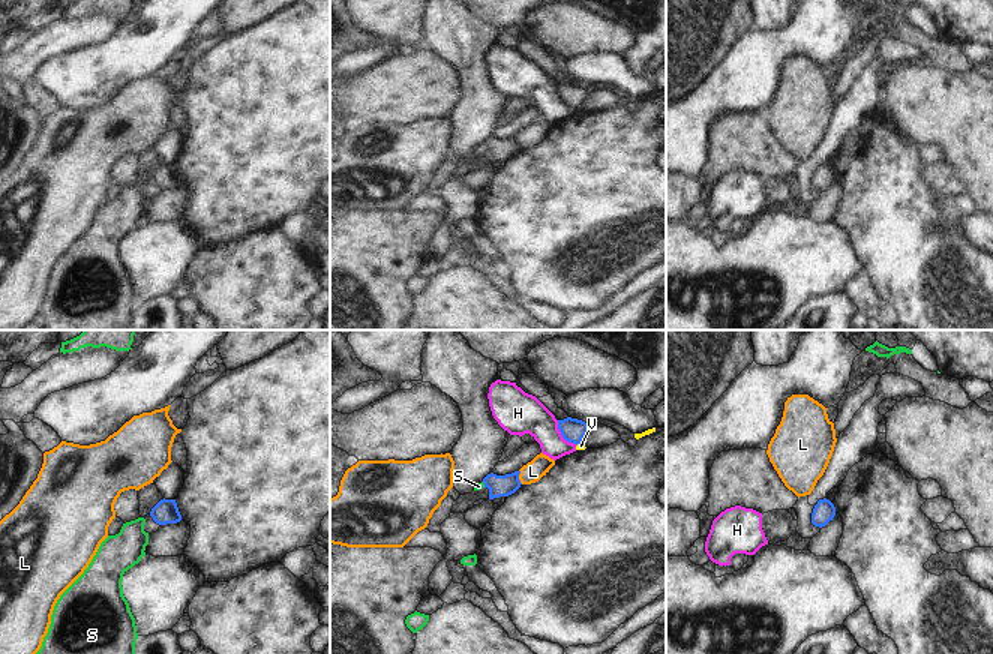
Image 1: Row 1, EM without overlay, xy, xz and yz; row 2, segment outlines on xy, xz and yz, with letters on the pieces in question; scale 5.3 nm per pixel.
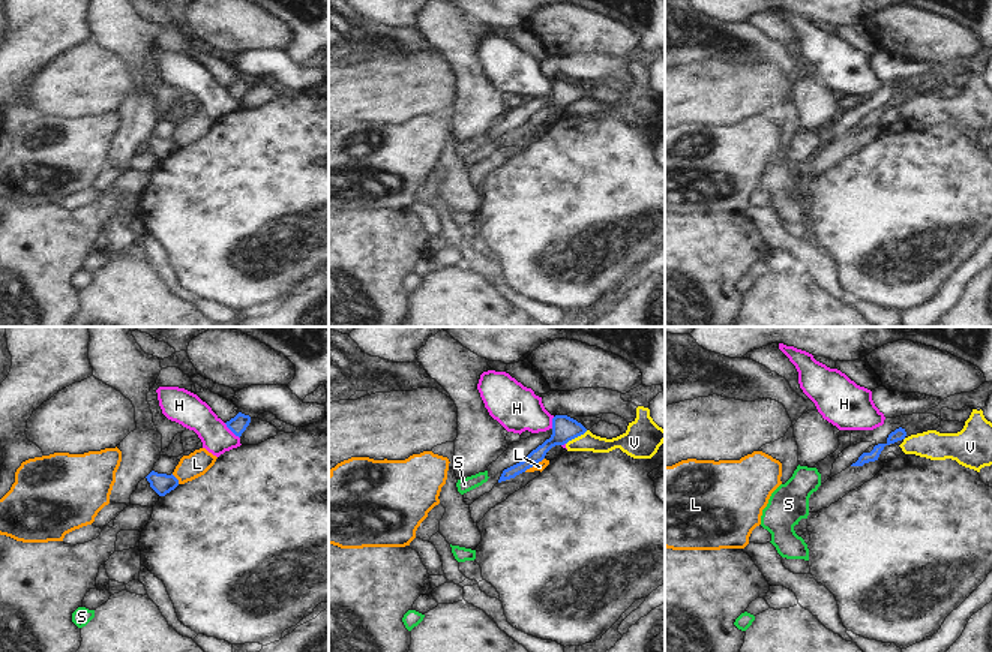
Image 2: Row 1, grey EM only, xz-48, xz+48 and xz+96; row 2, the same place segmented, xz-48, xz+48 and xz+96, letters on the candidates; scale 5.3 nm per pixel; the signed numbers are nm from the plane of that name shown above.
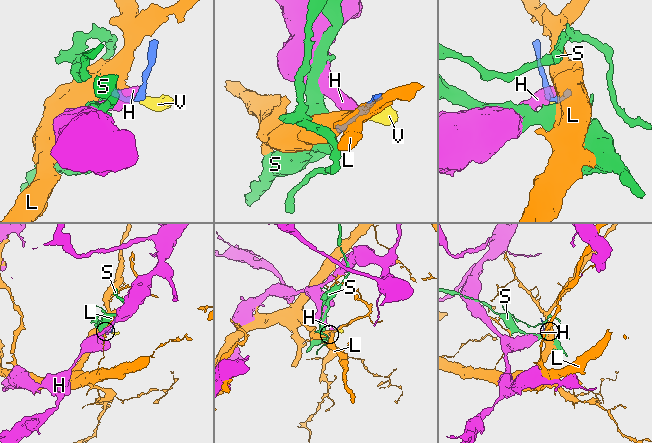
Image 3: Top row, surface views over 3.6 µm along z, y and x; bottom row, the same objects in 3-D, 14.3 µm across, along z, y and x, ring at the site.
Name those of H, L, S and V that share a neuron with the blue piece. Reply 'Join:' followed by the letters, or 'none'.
Join: S

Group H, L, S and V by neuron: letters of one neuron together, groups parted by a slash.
H / L / S / V

